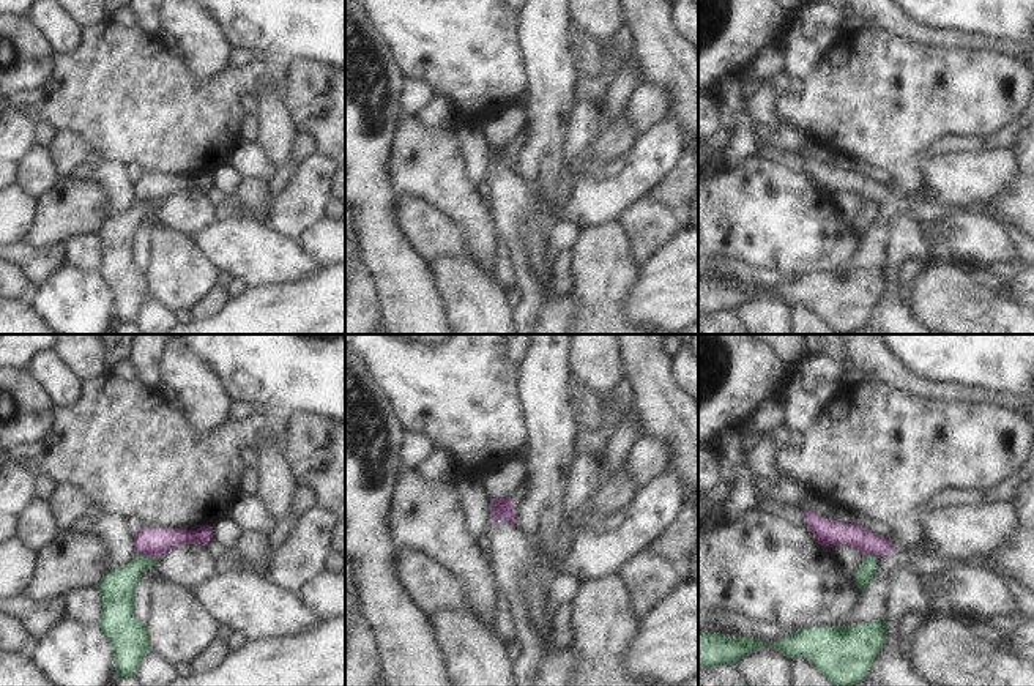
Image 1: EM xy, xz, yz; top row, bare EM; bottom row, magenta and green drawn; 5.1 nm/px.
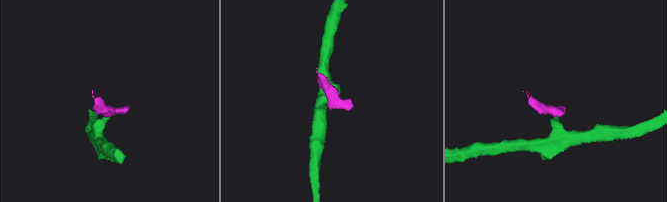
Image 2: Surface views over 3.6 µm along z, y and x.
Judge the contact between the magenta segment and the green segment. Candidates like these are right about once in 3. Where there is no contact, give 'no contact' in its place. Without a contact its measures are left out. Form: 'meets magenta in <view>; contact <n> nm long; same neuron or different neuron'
meets magenta in xy; contact 90 nm long; different neuron

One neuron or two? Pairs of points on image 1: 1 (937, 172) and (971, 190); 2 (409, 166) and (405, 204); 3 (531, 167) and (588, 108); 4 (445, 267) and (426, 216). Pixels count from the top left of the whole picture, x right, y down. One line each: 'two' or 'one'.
1: one
2: two
3: two
4: two

